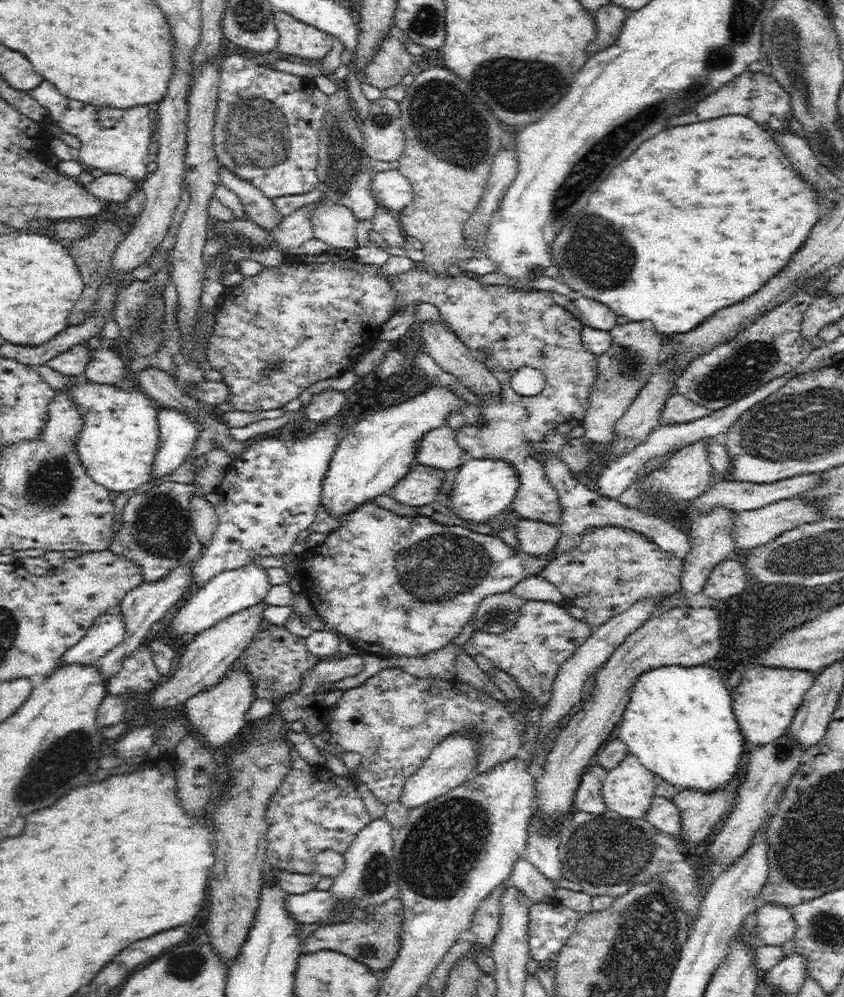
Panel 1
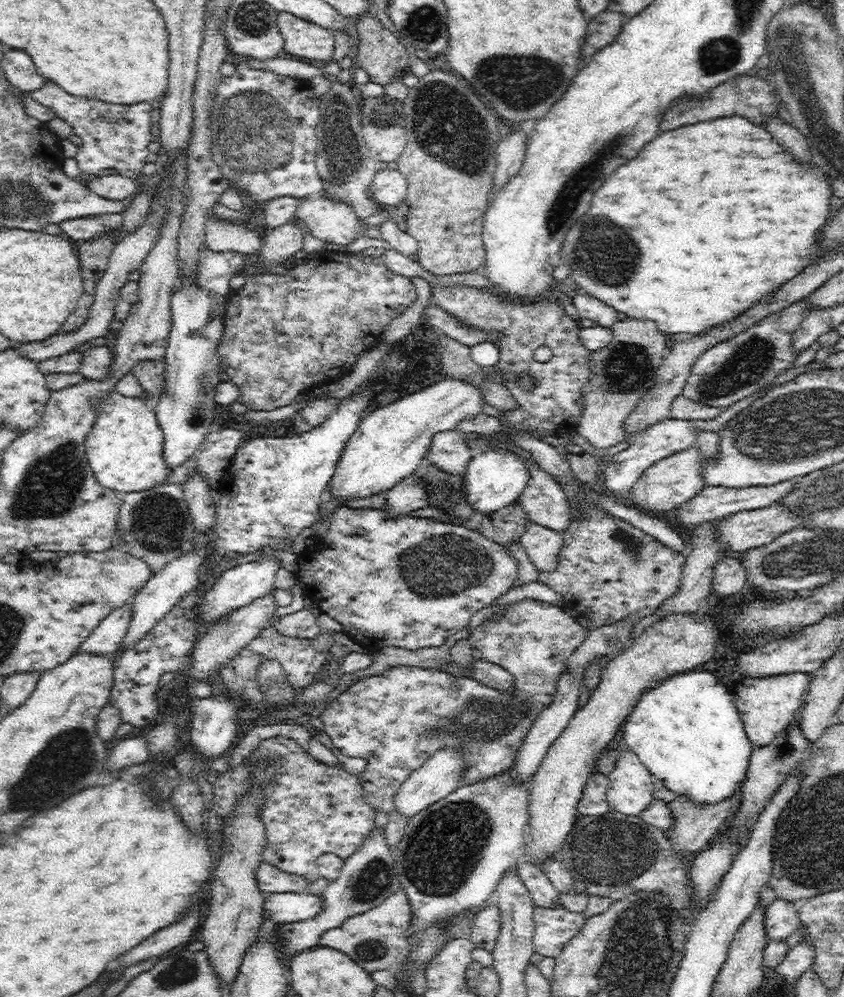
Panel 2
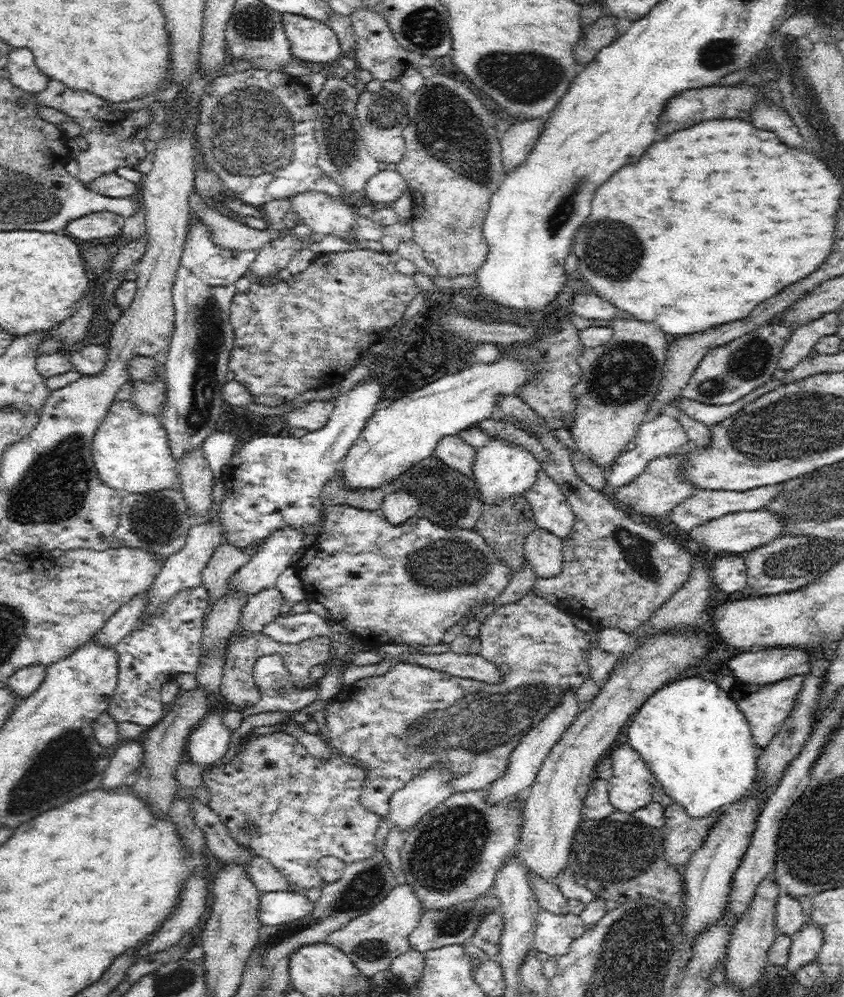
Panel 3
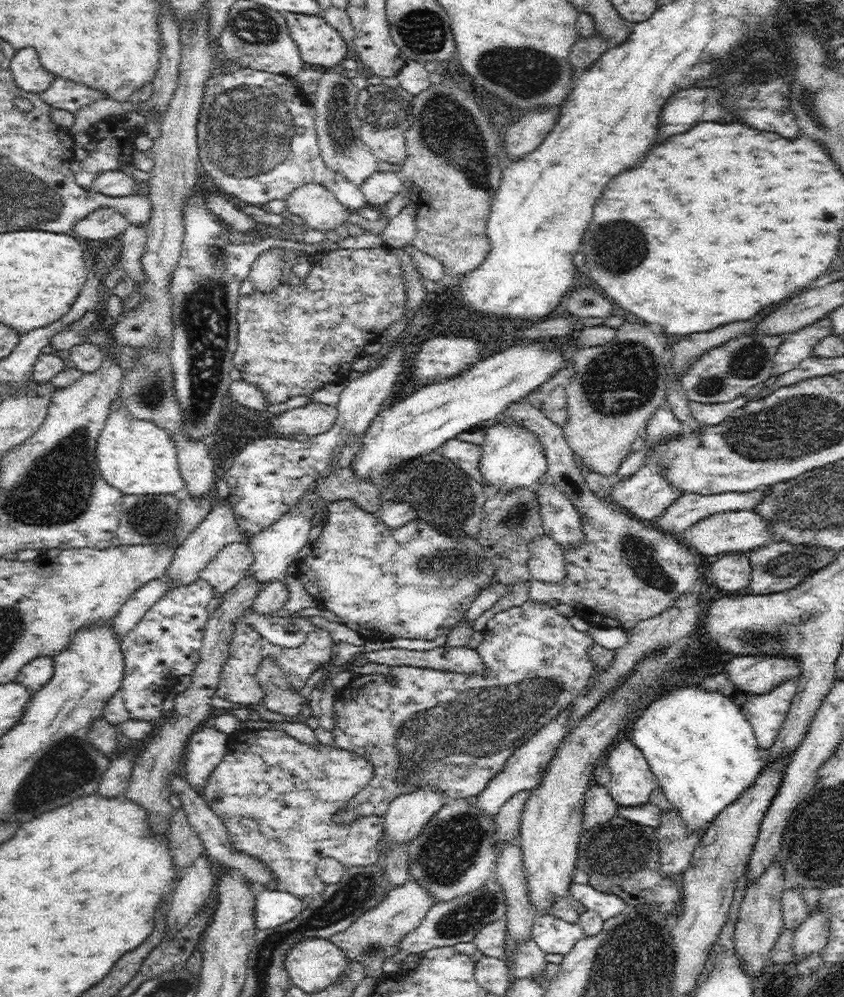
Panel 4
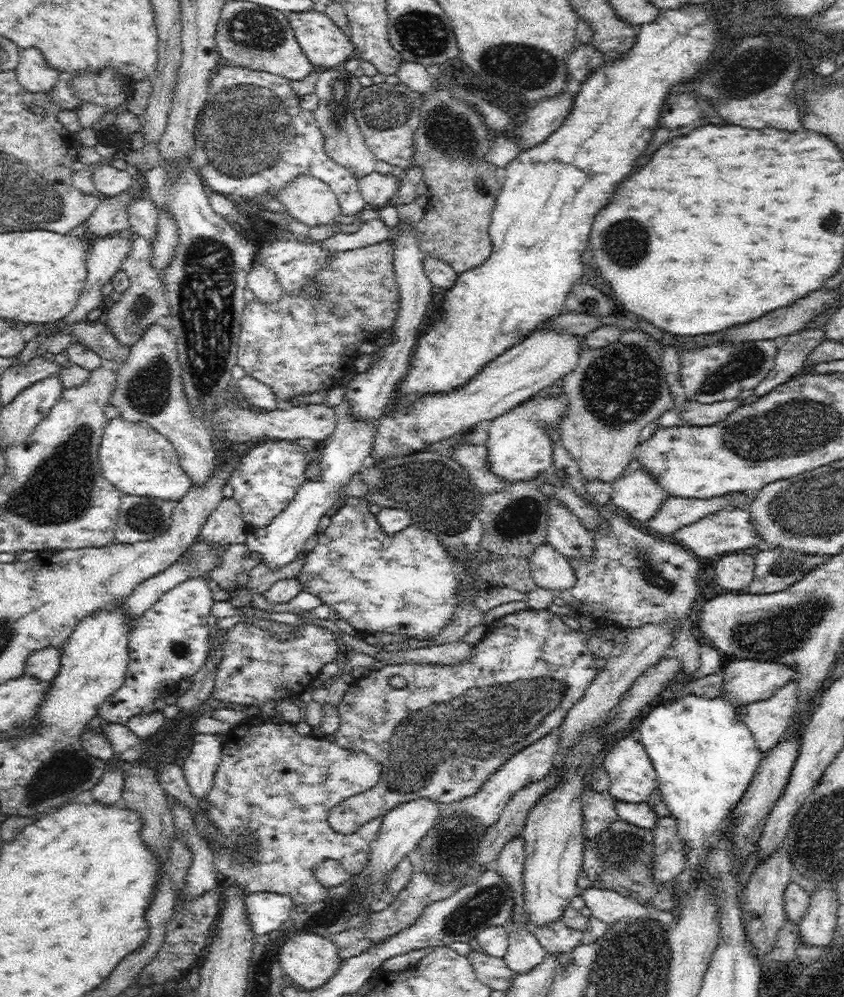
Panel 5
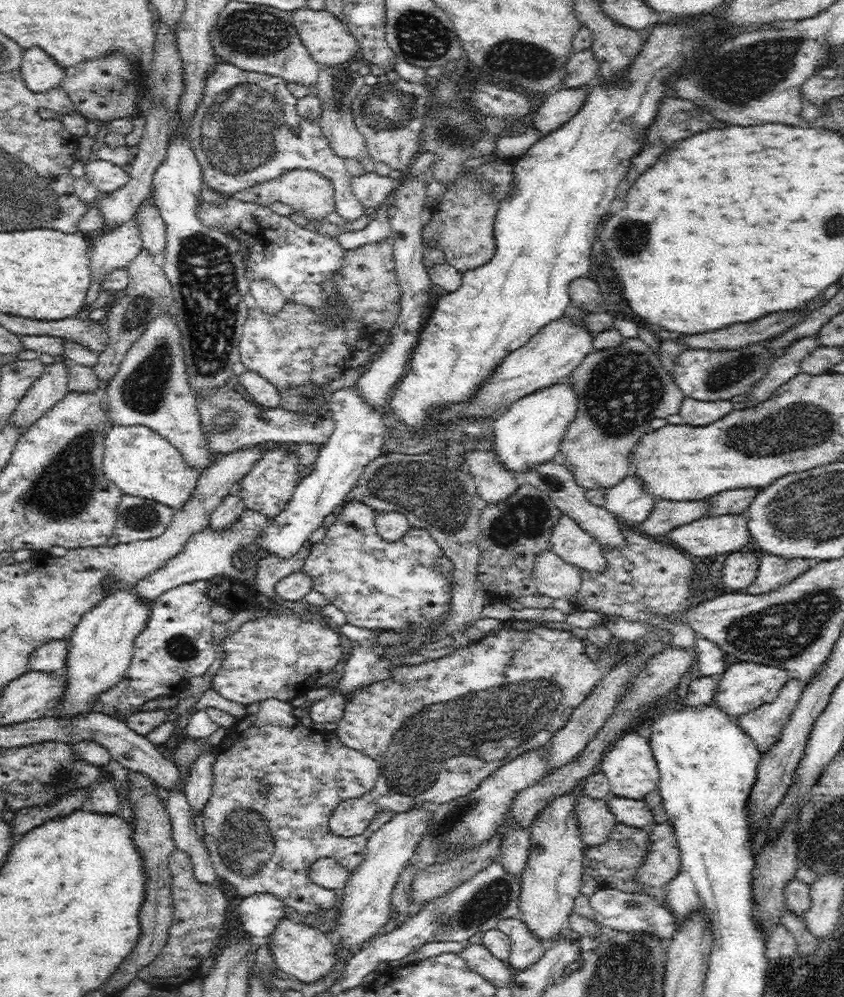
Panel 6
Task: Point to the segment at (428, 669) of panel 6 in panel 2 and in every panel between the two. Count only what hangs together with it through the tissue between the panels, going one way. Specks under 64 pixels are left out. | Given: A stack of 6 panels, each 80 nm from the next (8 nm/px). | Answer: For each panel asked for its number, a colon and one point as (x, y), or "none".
2: (396, 720)
3: (399, 724)
4: (455, 731)
5: (452, 726)

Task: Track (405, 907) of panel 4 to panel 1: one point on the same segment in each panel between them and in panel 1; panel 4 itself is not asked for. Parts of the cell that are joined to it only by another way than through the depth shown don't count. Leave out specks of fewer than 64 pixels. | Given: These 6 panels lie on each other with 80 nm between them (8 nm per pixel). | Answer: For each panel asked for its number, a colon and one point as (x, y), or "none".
1: (374, 939)
2: (378, 939)
3: (373, 940)

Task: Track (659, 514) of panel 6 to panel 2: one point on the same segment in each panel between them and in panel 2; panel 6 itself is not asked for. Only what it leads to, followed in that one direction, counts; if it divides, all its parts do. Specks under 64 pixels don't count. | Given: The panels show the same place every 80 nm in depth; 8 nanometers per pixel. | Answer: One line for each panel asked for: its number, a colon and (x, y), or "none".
2: (712, 502)
3: (701, 506)
4: (689, 508)
5: (676, 512)

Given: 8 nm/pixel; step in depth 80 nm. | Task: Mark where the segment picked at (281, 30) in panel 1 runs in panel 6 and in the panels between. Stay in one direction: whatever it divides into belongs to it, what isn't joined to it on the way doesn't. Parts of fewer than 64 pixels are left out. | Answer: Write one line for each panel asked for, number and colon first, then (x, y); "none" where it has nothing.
2: (304, 39)
3: (313, 41)
4: (319, 43)
5: (325, 45)
6: (328, 41)

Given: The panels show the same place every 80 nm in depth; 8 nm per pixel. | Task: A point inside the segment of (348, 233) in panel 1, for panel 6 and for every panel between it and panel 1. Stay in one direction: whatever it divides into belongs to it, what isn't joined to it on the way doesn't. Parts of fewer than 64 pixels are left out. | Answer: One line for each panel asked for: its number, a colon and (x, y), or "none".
2: (331, 221)
3: (324, 214)
4: (312, 204)
5: (309, 200)
6: (311, 195)

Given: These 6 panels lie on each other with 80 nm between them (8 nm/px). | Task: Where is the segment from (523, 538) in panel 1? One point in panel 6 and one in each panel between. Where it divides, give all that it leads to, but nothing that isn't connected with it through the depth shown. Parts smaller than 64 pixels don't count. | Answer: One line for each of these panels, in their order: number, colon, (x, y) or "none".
2: (542, 545)
3: (544, 551)
4: (546, 562)
5: (550, 569)
6: (552, 576)

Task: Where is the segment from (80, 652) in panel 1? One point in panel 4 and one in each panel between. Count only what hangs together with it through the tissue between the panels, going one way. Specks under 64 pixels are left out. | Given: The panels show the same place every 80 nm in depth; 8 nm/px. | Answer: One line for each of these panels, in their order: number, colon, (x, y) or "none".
2: (108, 635)
3: (126, 618)
4: (133, 609)

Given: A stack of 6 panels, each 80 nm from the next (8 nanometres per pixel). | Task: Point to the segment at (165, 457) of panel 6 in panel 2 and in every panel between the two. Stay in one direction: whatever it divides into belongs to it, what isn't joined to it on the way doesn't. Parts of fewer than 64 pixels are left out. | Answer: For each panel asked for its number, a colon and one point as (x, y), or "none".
2: (124, 448)
3: (130, 451)
4: (135, 456)
5: (135, 458)

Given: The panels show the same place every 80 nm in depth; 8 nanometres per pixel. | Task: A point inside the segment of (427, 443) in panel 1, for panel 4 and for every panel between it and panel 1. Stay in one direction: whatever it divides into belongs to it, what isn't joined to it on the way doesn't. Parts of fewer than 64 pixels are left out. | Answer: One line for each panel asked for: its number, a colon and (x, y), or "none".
2: (448, 450)
3: (453, 451)
4: (466, 455)

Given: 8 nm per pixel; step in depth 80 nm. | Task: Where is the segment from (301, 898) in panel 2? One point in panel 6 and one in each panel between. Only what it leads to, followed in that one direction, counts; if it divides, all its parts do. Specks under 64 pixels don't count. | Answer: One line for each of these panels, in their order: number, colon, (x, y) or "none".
3: (276, 908)
4: (274, 908)
5: (267, 911)
6: (259, 914)

